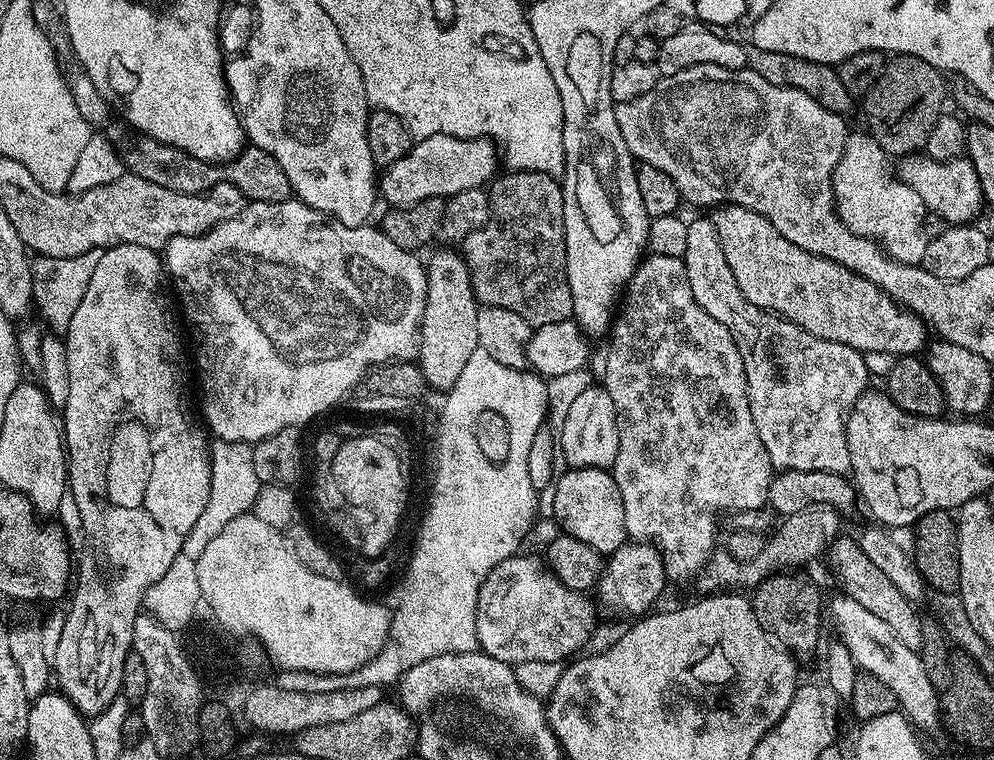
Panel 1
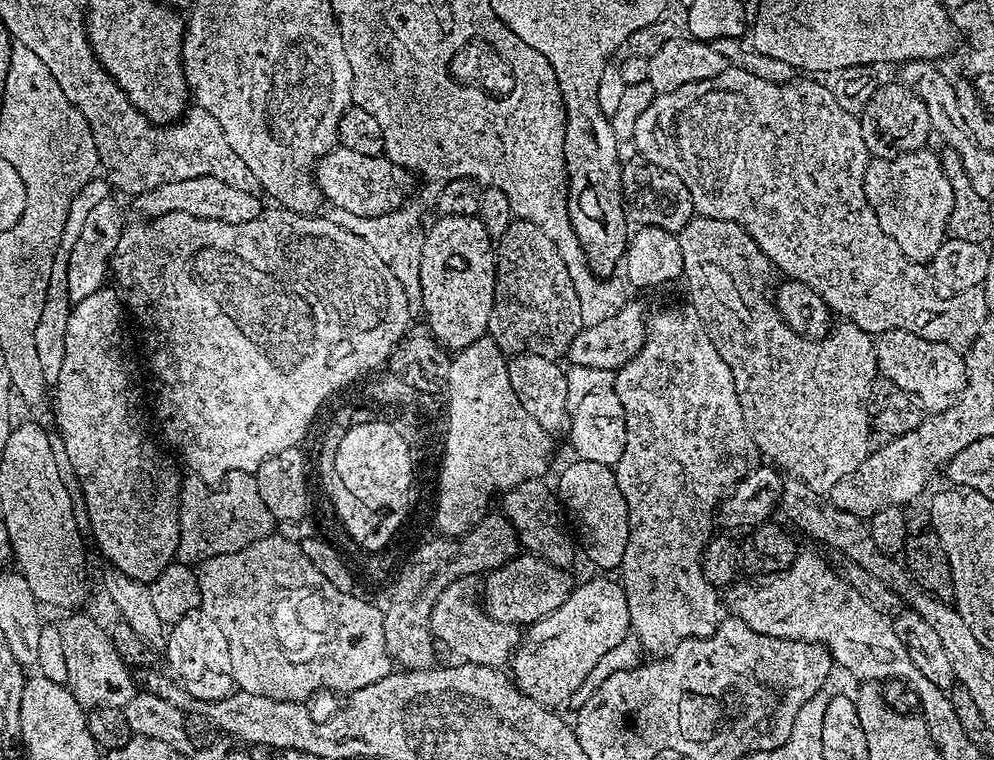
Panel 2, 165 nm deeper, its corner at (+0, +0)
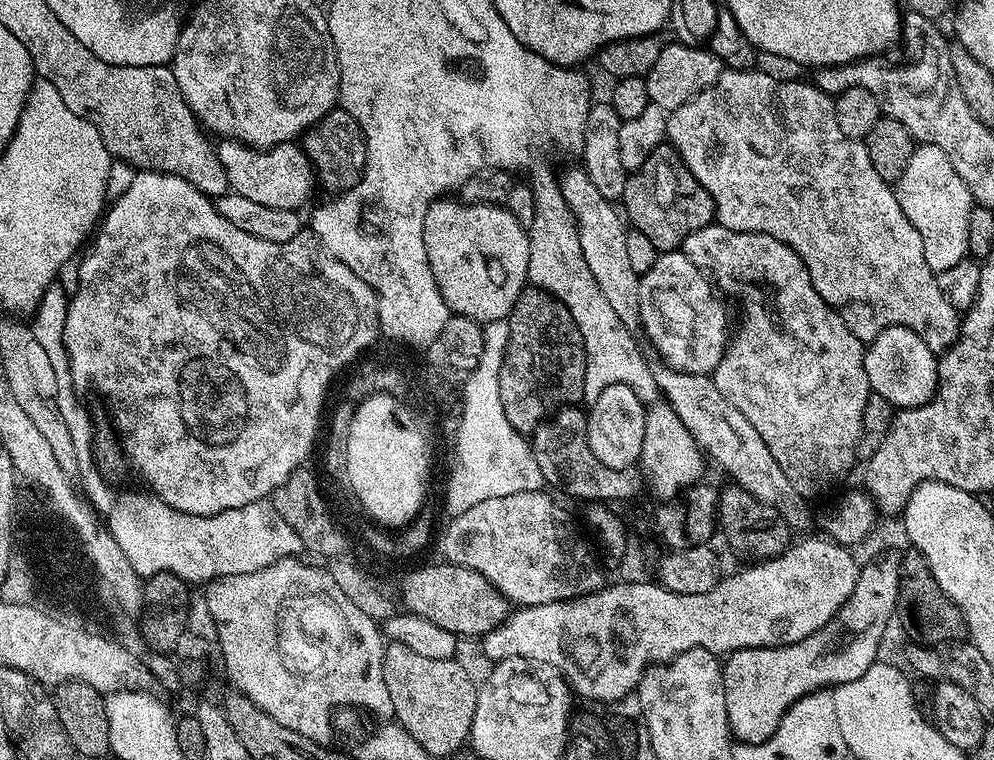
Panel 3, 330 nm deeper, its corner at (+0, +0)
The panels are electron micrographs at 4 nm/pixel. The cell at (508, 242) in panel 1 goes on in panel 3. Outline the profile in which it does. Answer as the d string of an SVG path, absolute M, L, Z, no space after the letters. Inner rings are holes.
M535 286L525 287L506 319L510 326L510 338L500 367L498 390L504 395L506 418L510 418L516 431L532 434L561 406L576 406L584 400L586 354L582 334L563 304L549 298Z

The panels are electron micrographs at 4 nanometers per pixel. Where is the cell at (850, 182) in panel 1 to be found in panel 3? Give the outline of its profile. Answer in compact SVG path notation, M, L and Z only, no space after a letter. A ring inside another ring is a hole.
M920 144L912 151L910 162L906 162L902 178L894 181L894 191L898 206L902 206L902 214L906 214L914 230L922 234L926 266L930 266L930 270L937 274L942 270L950 270L950 266L958 266L958 262L969 255L968 239L974 201L966 182L958 178L958 170L950 166L950 158L946 158L938 146Z

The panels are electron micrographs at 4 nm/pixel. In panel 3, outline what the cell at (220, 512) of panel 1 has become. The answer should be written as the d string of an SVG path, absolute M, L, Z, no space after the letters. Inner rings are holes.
M144 492L117 495L114 508L106 516L108 533L141 578L169 572L178 574L189 585L204 586L230 574L250 574L253 568L296 558L305 551L298 534L290 530L282 514L268 500L209 516L195 516L170 508L155 495Z

